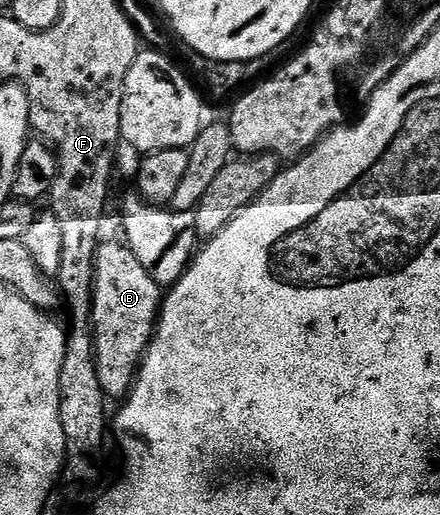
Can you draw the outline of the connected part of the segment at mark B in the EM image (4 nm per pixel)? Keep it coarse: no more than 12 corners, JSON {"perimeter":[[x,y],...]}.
{"perimeter":[[124,242],[97,249],[93,340],[110,400],[133,390],[163,289]]}

